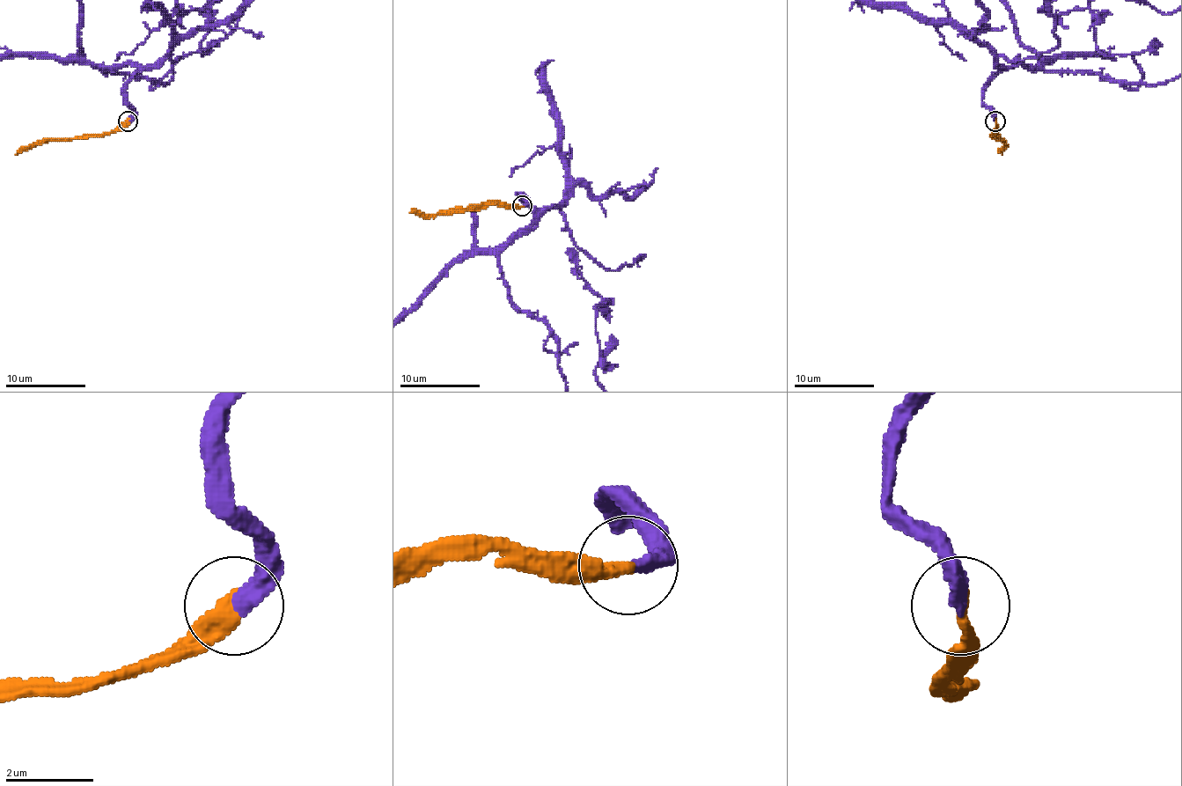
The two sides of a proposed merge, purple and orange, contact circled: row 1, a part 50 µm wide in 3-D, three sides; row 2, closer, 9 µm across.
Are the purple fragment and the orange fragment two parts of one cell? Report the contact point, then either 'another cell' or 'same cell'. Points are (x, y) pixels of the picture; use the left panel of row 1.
(128, 121) | same cell

